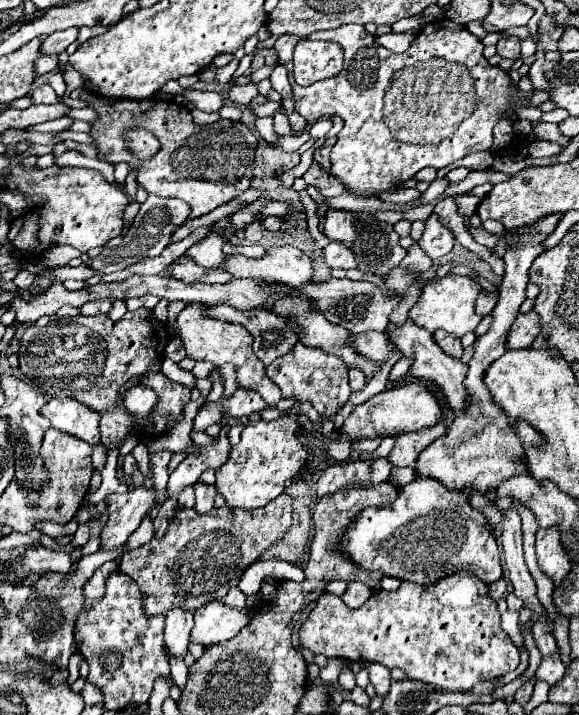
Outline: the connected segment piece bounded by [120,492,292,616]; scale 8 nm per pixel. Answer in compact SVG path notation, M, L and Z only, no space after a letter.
M286 492L274 498L272 502L268 502L266 506L254 508L254 510L222 506L222 508L212 508L208 514L200 516L198 512L194 512L194 508L188 508L188 510L178 508L162 540L152 538L144 546L138 546L136 550L126 552L120 558L122 572L128 574L142 590L146 614L150 616L164 614L170 608L174 608L174 604L182 604L182 608L198 610L202 604L206 604L206 600L224 600L226 592L232 586L238 586L242 572L252 562L256 562L266 548L270 548L276 540L280 540L280 536L286 534L290 524L292 524L292 500Z

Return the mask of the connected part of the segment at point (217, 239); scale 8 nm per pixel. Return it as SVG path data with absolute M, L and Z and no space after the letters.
M214 232L208 238L204 238L202 242L194 244L192 248L186 250L186 258L194 260L196 264L204 266L204 268L216 268L218 264L222 264L222 246L228 242L228 238L222 232Z

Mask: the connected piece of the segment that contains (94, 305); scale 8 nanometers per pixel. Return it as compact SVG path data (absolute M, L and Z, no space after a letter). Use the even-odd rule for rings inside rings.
M96 298L96 300L90 300L82 306L82 314L84 316L94 316L94 314L108 314L110 308L114 304L114 298Z

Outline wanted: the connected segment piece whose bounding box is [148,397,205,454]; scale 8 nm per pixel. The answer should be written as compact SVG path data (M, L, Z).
M205 398L200 400L190 400L184 410L182 410L182 418L176 422L176 426L172 426L170 432L166 432L164 436L156 438L152 444L149 445L148 451L155 452L160 448L168 448L170 452L180 452L180 450L188 450L192 440L190 440L190 432L192 432L192 424L194 424L194 418L200 410L200 406L204 404Z

